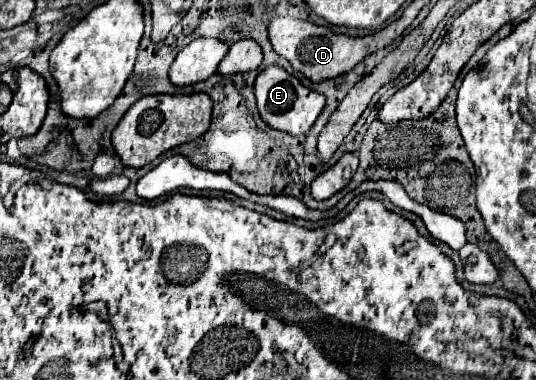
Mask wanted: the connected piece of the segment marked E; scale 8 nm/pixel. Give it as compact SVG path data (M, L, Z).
M268 66L256 76L254 94L256 94L256 100L258 100L260 118L270 128L280 130L280 132L288 132L292 136L308 134L308 130L314 126L316 118L320 116L320 112L324 108L324 96L320 92L306 88L296 76L288 74L280 66Z

